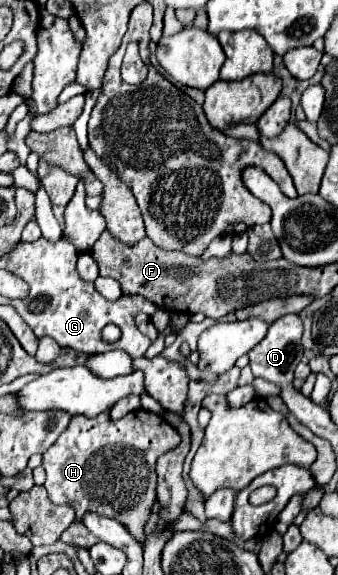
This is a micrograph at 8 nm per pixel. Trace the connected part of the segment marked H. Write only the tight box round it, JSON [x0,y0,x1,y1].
[42,409,178,537]

